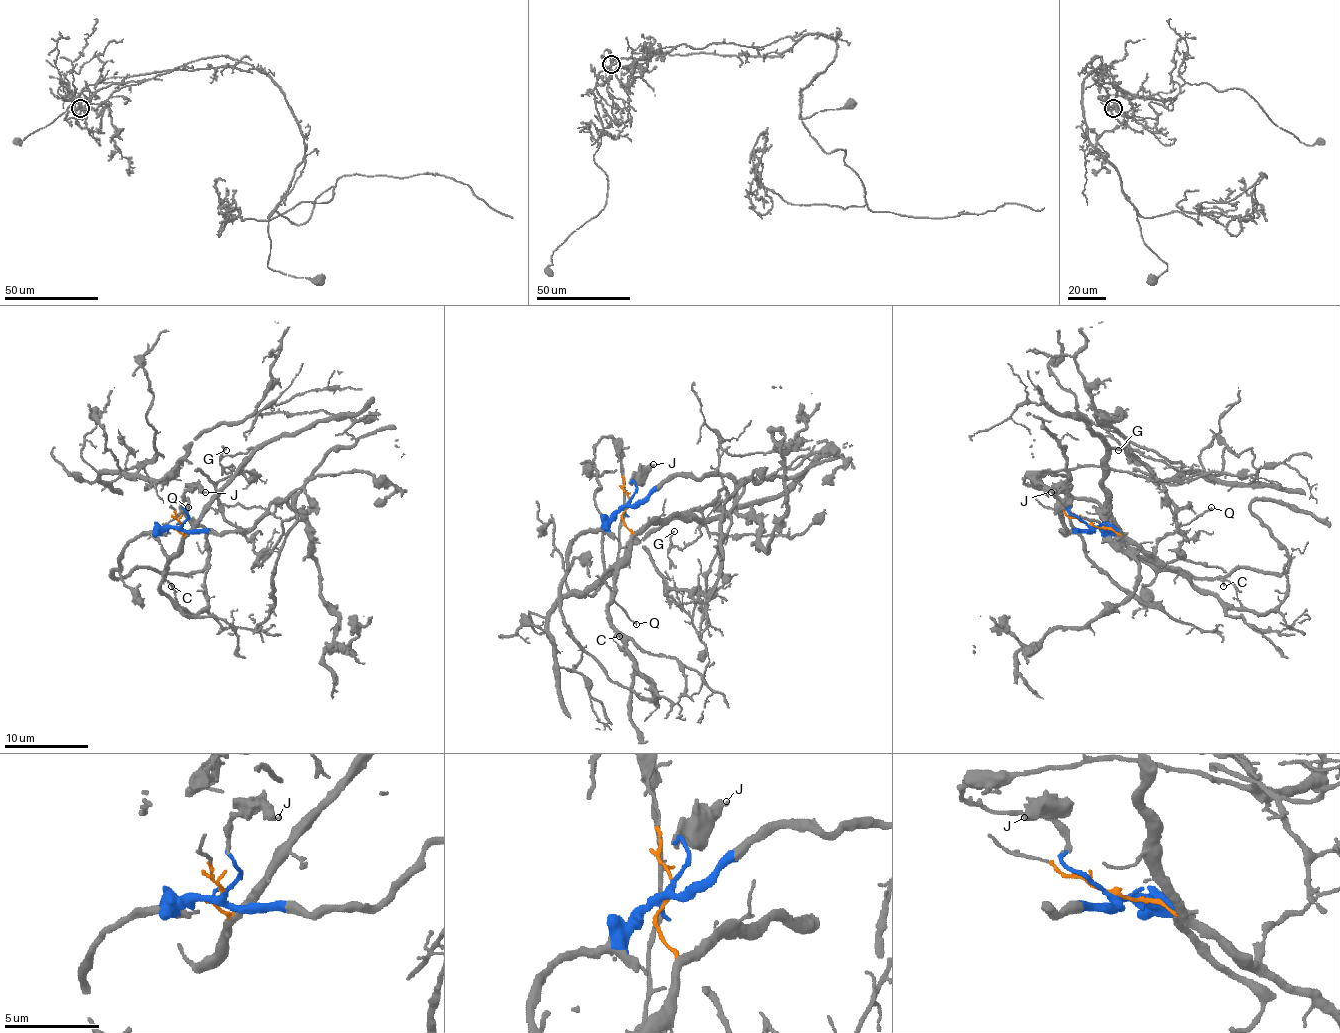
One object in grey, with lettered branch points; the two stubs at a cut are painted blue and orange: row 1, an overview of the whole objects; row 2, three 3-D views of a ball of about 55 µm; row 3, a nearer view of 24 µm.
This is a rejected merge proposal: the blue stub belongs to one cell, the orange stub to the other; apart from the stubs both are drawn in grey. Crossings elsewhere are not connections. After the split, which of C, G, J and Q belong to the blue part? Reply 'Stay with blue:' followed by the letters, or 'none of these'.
Stay with blue: J

